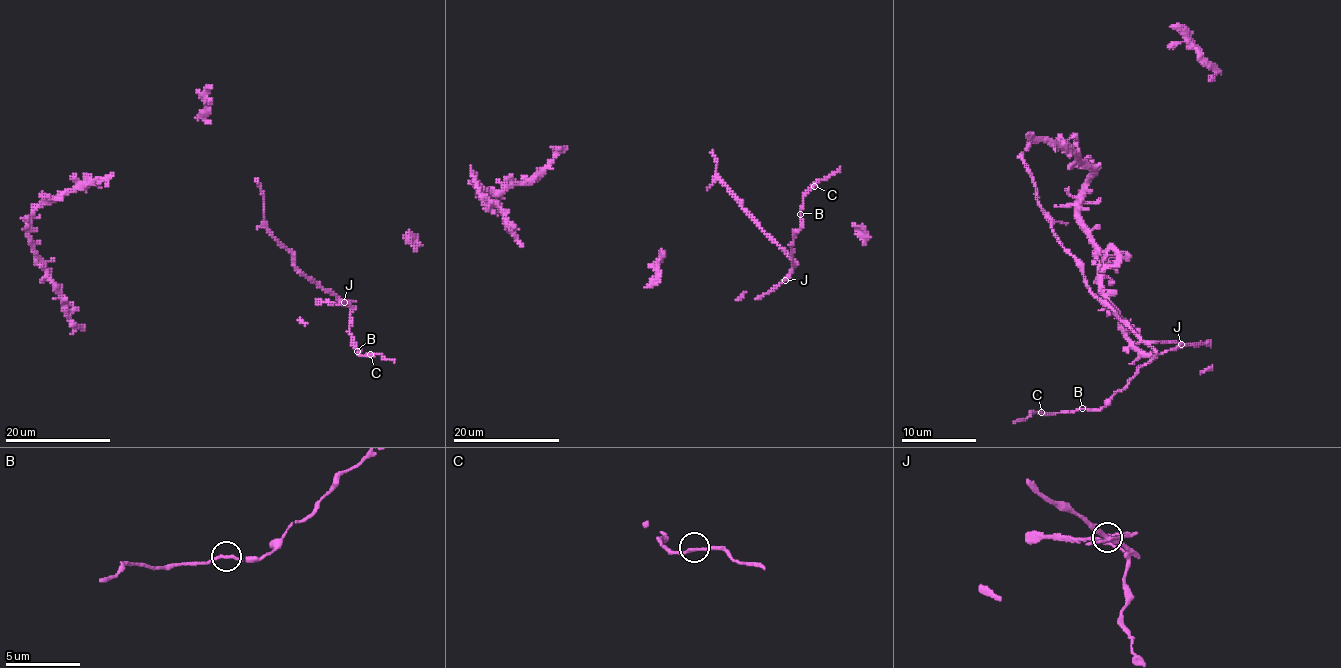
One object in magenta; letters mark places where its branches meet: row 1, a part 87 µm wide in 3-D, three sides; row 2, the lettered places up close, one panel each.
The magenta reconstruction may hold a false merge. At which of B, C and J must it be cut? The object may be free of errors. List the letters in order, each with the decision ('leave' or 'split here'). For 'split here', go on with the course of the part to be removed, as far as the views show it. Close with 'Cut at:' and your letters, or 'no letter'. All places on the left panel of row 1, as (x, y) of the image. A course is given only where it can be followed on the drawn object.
B: leave
C: leave
J: split here
Cut at: J

